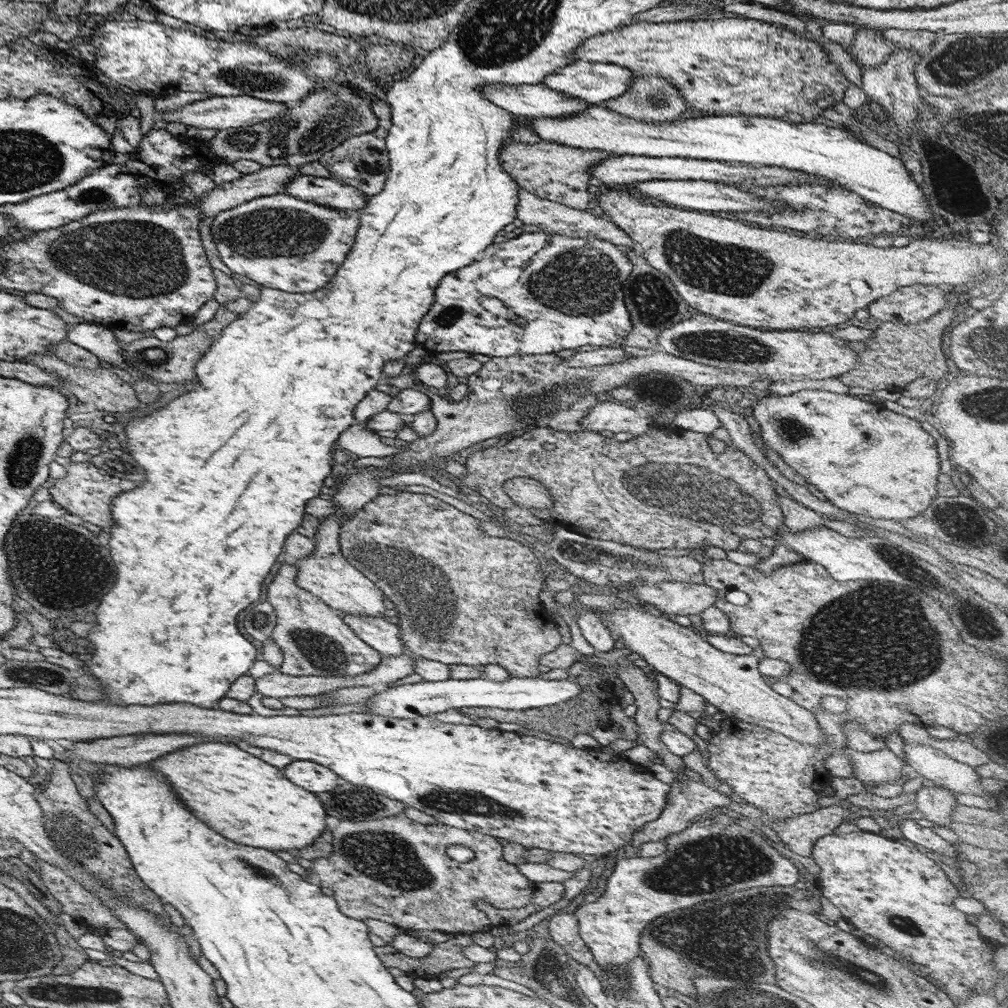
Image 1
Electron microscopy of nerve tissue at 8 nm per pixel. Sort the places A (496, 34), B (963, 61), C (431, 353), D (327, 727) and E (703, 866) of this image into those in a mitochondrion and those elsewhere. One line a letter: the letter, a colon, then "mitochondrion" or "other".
A: mitochondrion
B: mitochondrion
C: other
D: other
E: mitochondrion

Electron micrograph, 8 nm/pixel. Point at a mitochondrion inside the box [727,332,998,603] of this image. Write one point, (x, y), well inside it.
(956, 520)

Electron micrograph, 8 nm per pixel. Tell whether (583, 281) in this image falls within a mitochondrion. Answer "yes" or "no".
yes

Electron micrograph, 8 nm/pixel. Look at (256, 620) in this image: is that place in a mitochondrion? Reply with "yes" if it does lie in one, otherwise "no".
yes

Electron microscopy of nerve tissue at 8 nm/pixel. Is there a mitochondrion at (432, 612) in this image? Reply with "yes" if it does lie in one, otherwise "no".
yes

